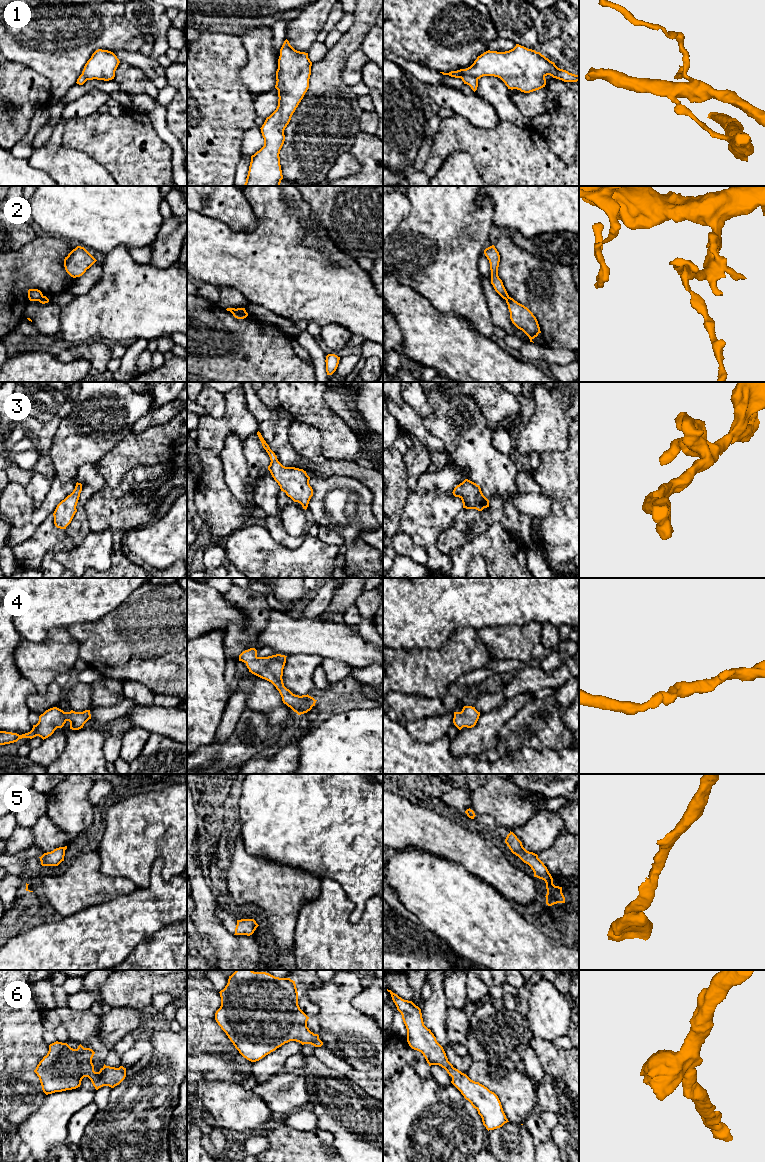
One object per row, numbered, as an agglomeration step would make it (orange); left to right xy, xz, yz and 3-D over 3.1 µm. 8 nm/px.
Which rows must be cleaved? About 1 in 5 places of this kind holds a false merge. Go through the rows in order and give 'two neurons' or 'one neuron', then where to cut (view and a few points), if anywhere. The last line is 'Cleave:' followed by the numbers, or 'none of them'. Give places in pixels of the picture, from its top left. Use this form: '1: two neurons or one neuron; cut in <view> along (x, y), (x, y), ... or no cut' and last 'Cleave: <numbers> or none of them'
1: two neurons; cut in yz along (460, 77), (474, 76), (477, 79)
2: two neurons; cut in yz along (509, 297), (505, 299)
3: one neuron; no cut
4: one neuron; no cut
5: one neuron; no cut
6: one neuron; no cut
Cleave: 1, 2

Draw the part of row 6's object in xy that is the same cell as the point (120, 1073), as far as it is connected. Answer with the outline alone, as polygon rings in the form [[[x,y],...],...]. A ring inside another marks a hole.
[[[58,1041],[50,1044],[47,1055],[34,1070],[43,1092],[48,1095],[76,1089],[84,1077],[91,1080],[96,1090],[103,1086],[114,1088],[119,1085],[126,1077],[126,1068],[104,1064],[99,1072],[95,1072],[92,1063],[94,1054],[92,1049],[84,1048],[81,1044],[77,1049]]]

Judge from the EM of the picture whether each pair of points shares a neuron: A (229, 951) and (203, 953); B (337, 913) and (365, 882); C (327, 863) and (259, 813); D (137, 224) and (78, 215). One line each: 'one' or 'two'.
A: two
B: two
C: one
D: one

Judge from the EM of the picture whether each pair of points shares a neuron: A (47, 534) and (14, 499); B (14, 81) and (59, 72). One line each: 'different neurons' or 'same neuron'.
A: different neurons
B: different neurons

